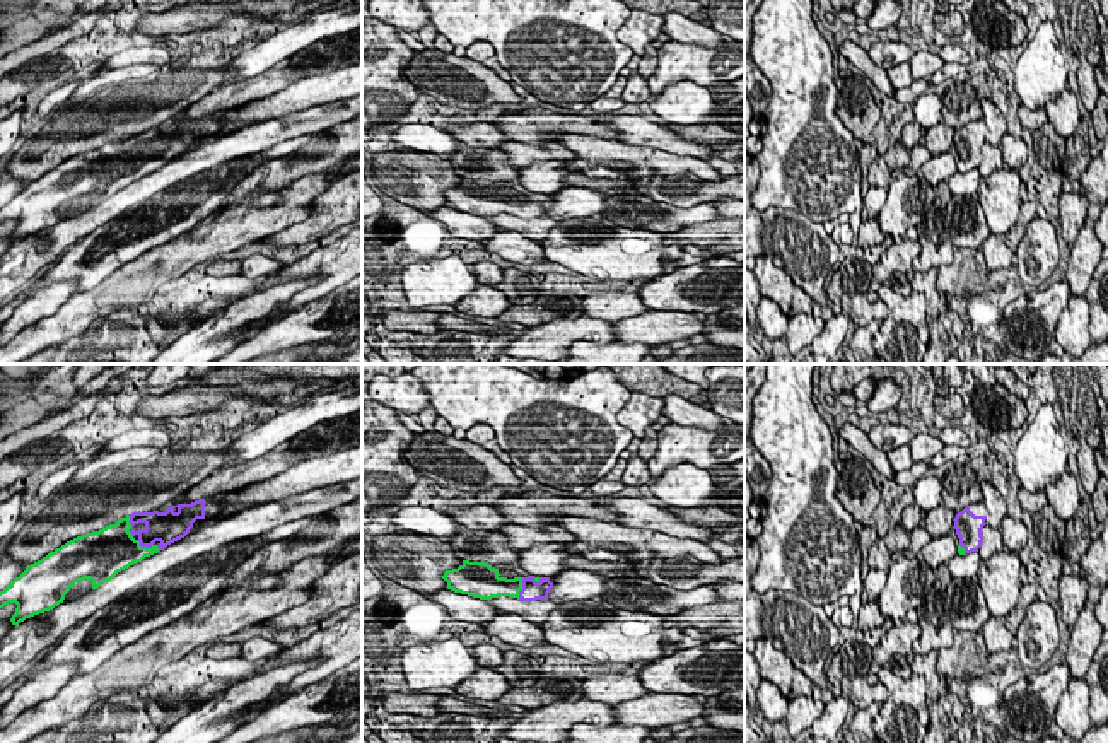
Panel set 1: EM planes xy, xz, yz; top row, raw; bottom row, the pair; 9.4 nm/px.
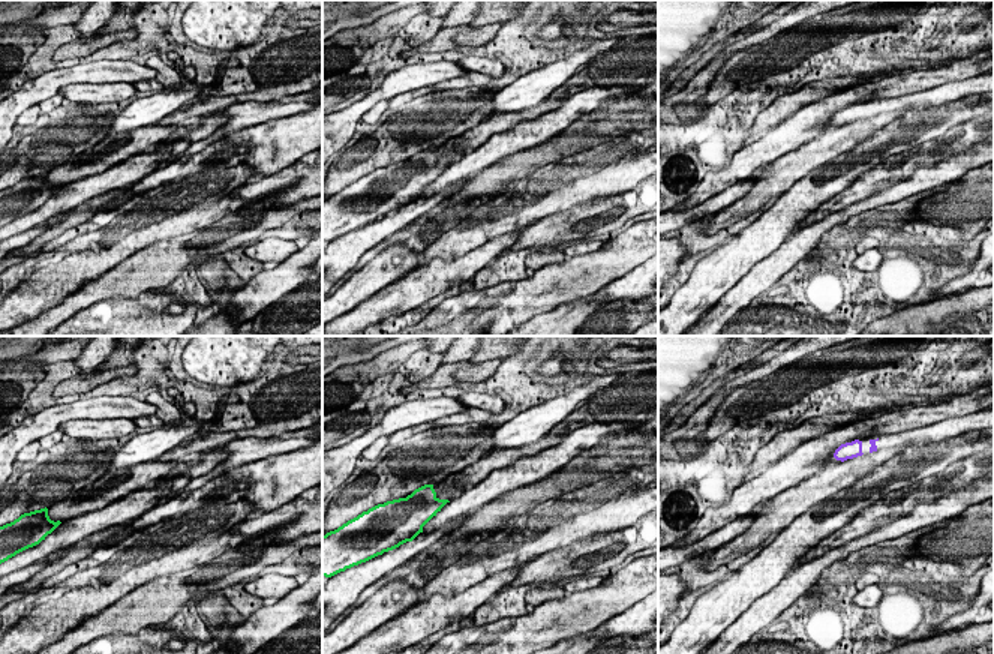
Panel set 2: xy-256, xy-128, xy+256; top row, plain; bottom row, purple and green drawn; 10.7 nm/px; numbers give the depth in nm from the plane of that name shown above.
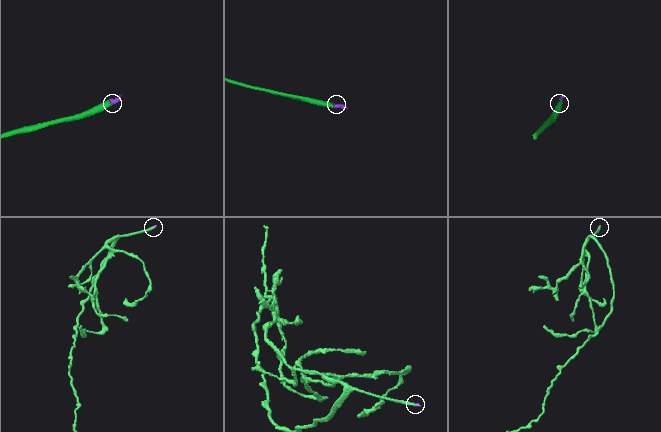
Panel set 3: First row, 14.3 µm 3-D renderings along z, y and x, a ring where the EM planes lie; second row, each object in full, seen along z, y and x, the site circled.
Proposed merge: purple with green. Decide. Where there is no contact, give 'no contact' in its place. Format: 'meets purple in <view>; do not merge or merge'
meets purple in xz; merge

